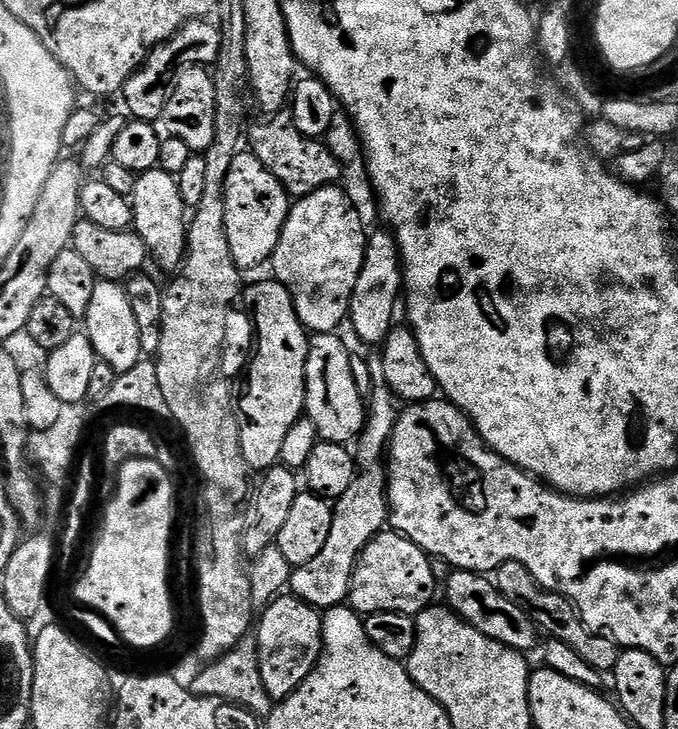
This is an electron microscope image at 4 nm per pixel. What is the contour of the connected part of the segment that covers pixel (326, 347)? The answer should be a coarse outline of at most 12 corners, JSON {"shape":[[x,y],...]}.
{"shape":[[336,334],[308,341],[304,411],[348,446],[366,400]]}

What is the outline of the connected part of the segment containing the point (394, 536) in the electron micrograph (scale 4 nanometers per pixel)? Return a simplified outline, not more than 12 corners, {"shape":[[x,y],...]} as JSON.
{"shape":[[395,530],[361,550],[347,603],[413,618],[433,603],[433,561]]}

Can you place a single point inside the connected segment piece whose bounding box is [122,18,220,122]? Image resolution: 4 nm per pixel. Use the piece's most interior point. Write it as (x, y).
(145, 94)

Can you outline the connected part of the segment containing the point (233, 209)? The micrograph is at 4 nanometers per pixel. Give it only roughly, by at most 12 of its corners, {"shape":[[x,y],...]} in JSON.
{"shape":[[242,150],[224,183],[226,242],[267,265],[288,217],[282,182]]}

